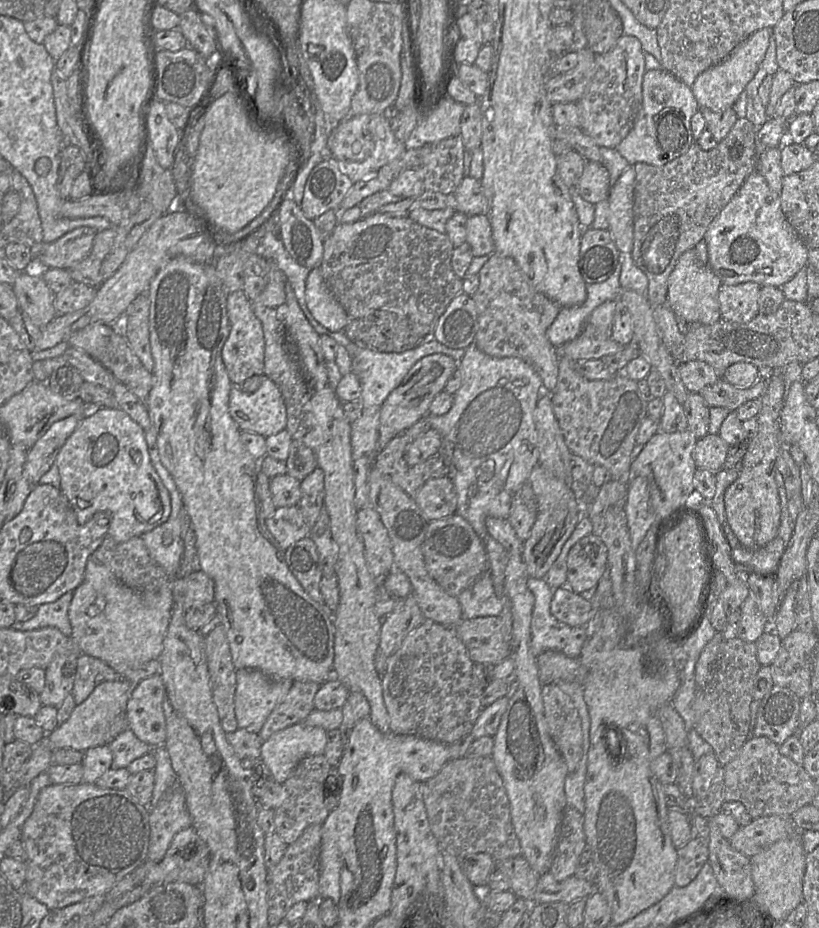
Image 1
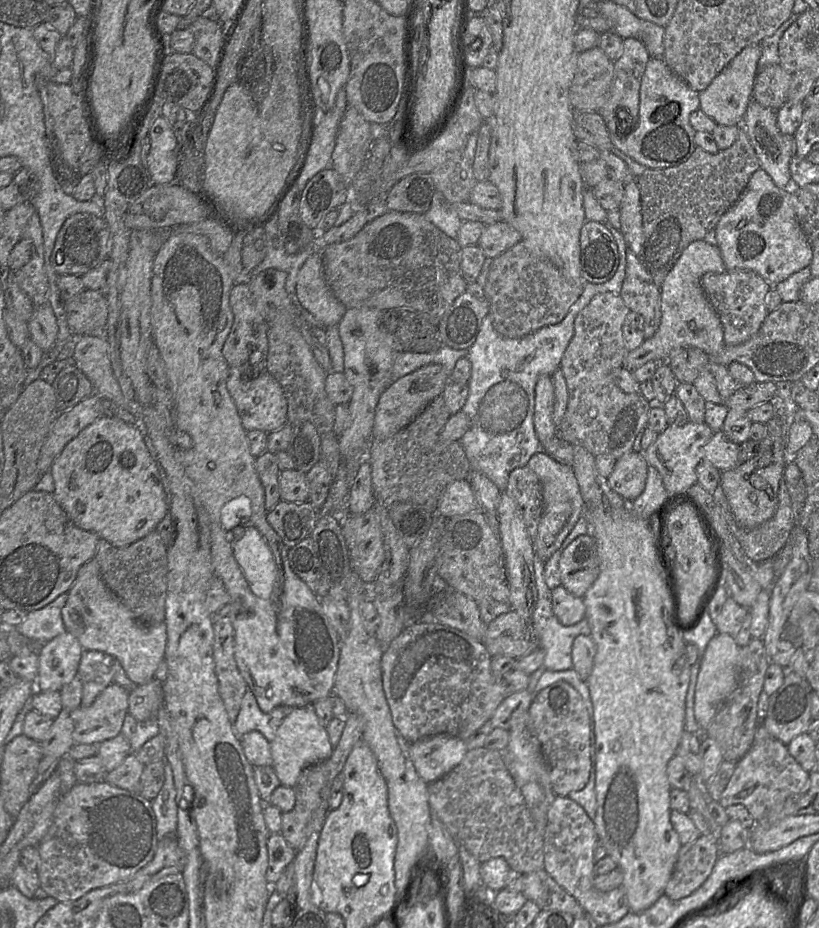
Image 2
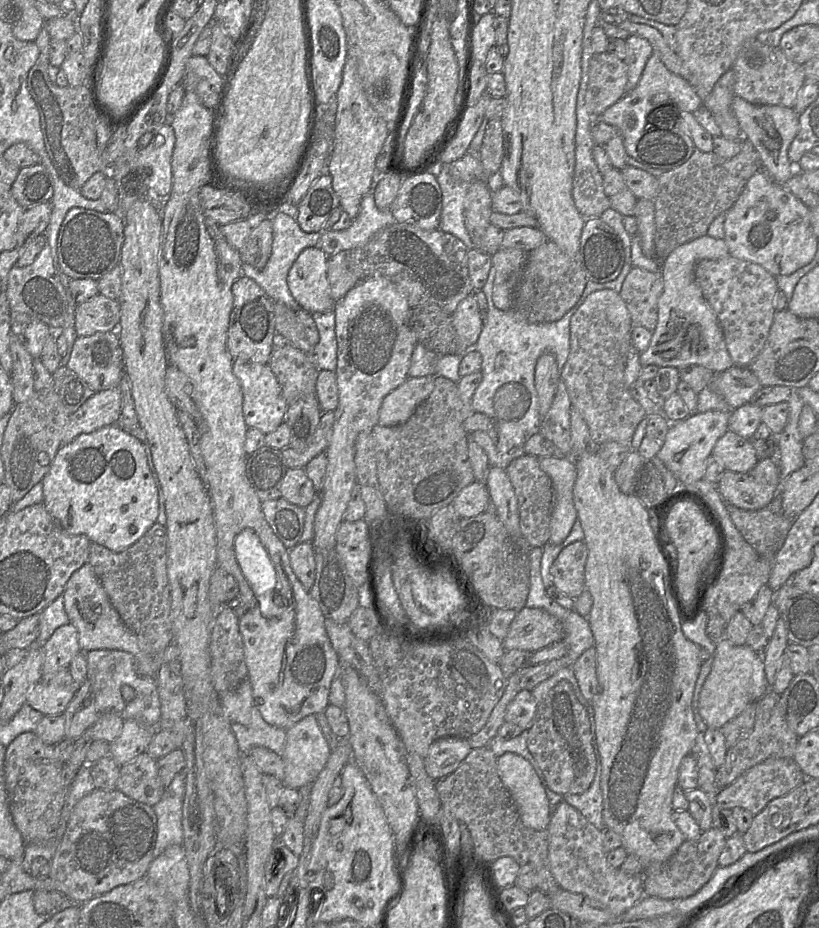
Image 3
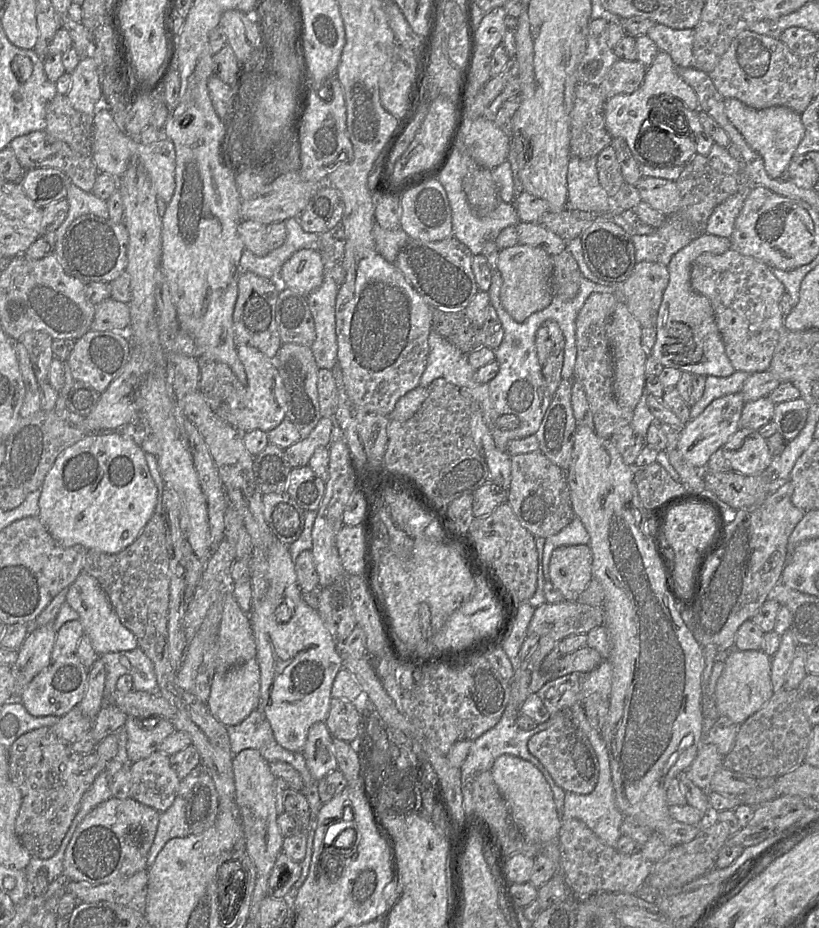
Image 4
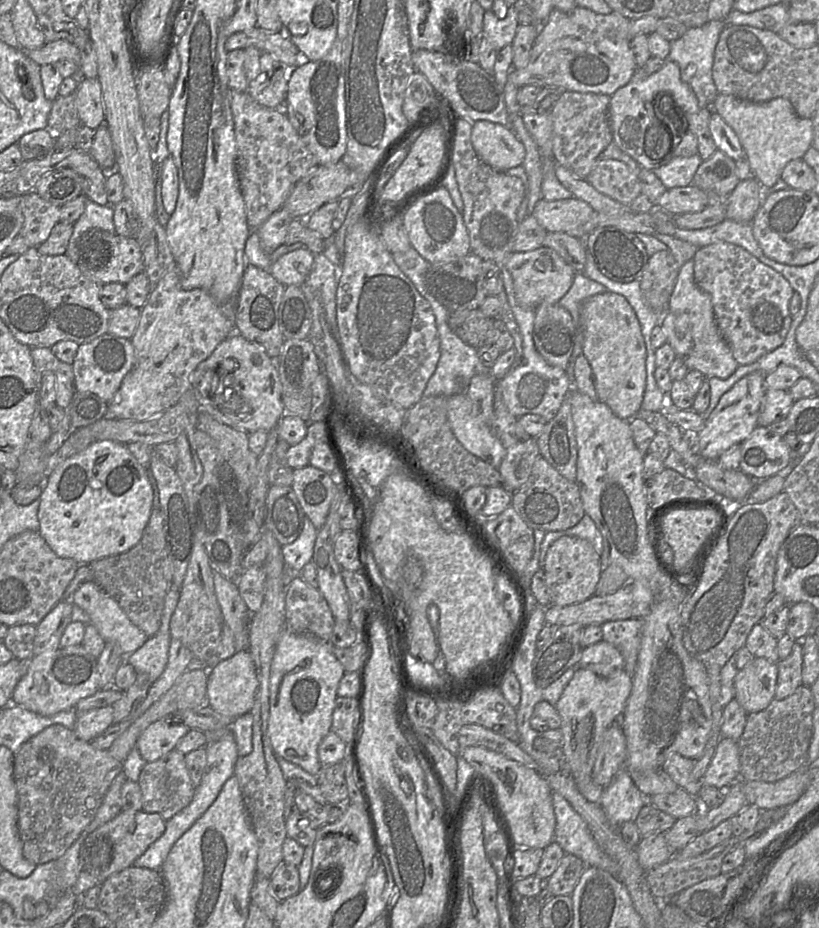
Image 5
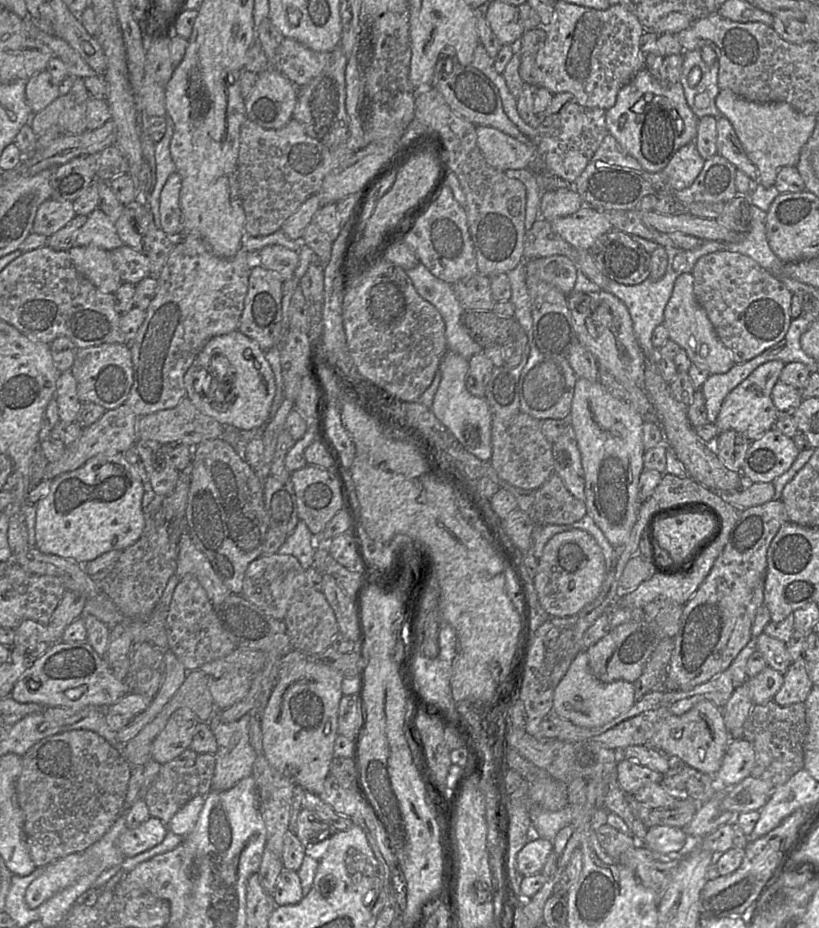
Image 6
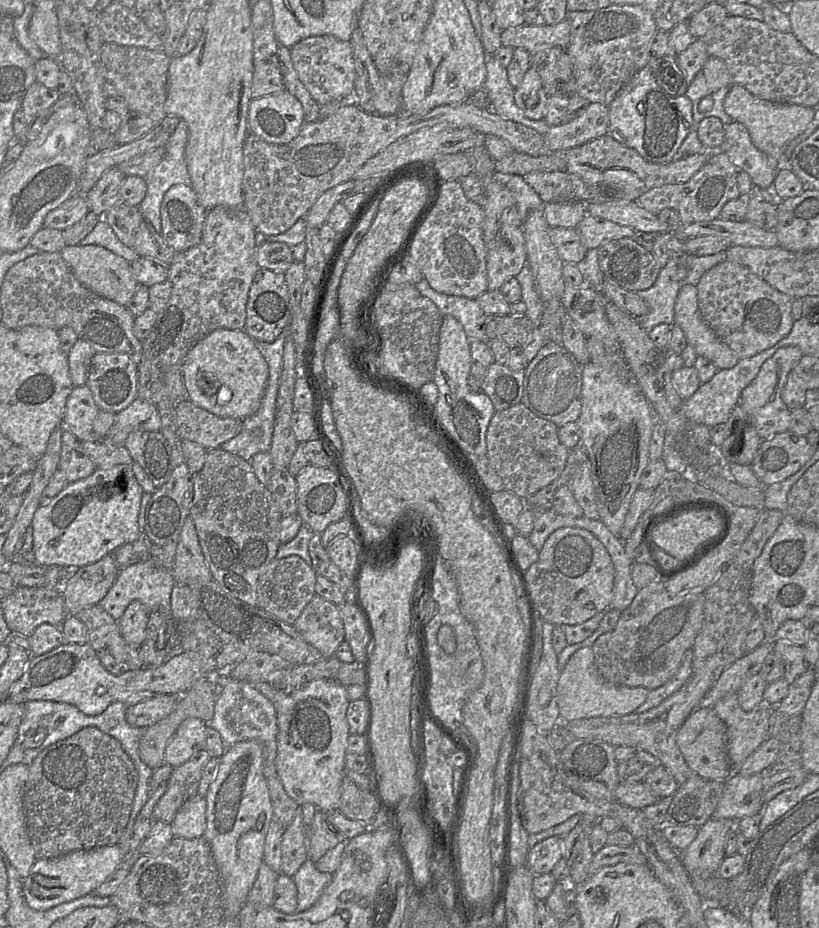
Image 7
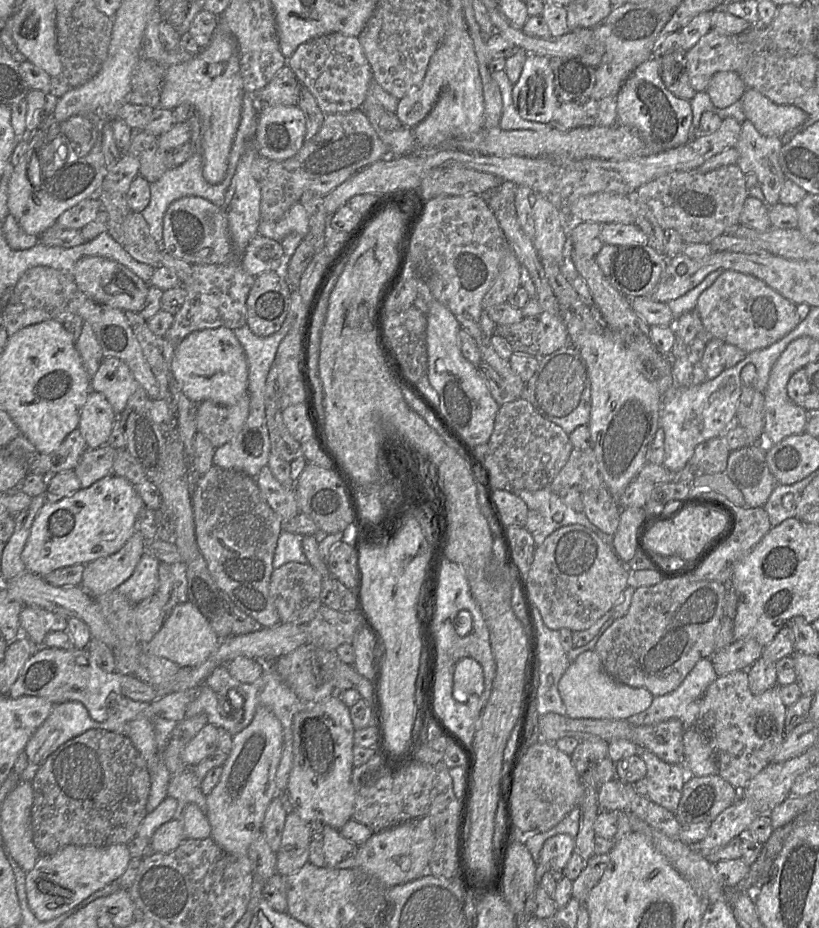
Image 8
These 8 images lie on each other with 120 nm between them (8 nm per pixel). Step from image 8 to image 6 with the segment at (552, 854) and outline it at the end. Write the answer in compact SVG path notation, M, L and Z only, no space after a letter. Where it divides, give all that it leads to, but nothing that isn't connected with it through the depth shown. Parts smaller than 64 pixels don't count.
M532 835L517 854L517 870L523 876L540 873L550 853L553 841Z

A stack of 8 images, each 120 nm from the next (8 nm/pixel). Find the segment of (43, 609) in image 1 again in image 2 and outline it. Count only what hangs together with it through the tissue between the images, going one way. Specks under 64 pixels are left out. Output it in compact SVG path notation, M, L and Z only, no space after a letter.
M63 593L41 609L29 612L24 621L13 629L33 641L46 643L56 636L65 633L62 609L68 594Z

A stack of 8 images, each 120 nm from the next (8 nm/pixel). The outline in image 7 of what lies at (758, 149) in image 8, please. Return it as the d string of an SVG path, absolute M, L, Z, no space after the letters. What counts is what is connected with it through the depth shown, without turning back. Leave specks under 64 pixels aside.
M739 122L725 125L725 140L722 146L738 171L749 174L754 185L761 189L772 189L779 169L783 166L778 161L758 150L752 143L748 129Z

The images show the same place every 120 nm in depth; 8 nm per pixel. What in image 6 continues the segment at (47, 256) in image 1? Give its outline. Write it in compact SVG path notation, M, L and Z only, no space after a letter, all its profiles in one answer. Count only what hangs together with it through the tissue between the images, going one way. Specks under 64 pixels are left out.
M122 245L110 252L110 258L123 283L137 284L150 276L150 260L142 252Z

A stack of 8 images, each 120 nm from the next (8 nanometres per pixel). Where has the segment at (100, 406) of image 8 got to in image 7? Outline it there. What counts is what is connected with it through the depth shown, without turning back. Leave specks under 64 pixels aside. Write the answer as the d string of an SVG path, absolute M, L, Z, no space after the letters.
M86 385L75 386L66 401L63 424L79 441L90 440L98 412L89 388Z

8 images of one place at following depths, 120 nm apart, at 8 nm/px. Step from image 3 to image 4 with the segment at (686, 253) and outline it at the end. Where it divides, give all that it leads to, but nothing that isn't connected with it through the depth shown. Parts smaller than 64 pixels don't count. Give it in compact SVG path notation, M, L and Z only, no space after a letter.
M703 233L674 254L667 265L669 283L658 311L656 342L648 351L649 355L657 358L664 367L718 377L727 377L736 371L726 355L710 300L691 287L691 268L694 260L702 253L722 254L730 248L729 238Z

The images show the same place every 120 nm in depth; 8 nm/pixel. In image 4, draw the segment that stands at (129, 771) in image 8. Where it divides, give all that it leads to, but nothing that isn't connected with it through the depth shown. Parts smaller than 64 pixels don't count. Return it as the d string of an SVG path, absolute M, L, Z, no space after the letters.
M51 726L20 736L9 748L9 773L22 794L16 834L32 857L51 858L59 849L81 799L108 761L96 753L79 754L61 740Z

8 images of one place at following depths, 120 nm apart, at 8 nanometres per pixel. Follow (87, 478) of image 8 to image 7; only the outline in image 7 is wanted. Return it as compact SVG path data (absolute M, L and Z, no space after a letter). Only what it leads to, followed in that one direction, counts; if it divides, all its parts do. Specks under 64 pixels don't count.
M67 429L61 433L58 469L64 472L69 483L90 476L97 469L84 453L80 441Z

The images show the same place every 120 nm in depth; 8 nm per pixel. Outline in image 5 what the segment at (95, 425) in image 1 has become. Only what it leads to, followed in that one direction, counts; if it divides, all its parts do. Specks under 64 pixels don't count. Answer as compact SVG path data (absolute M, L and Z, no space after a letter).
M99 440L59 464L49 475L39 497L39 532L59 557L71 558L79 565L122 554L142 538L153 509L153 489L146 470L126 446L113 440Z

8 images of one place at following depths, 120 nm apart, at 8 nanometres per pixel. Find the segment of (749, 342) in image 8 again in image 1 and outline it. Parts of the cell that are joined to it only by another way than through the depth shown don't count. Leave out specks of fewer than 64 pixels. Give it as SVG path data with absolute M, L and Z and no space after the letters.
M756 282L722 284L718 291L721 319L736 323L751 321L759 314L760 289L761 286Z

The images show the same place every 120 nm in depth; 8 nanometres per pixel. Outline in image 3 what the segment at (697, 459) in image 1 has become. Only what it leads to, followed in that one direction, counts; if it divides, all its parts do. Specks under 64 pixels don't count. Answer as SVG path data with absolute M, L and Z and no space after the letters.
M730 430L716 442L712 455L720 459L726 470L734 472L747 472L759 462L752 439Z

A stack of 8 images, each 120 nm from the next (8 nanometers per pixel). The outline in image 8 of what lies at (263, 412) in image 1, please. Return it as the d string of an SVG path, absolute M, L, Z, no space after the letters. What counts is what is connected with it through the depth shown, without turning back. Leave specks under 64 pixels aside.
M226 327L194 331L174 347L170 370L177 386L194 403L206 400L220 405L233 405L247 392L248 363L245 351L234 332Z

